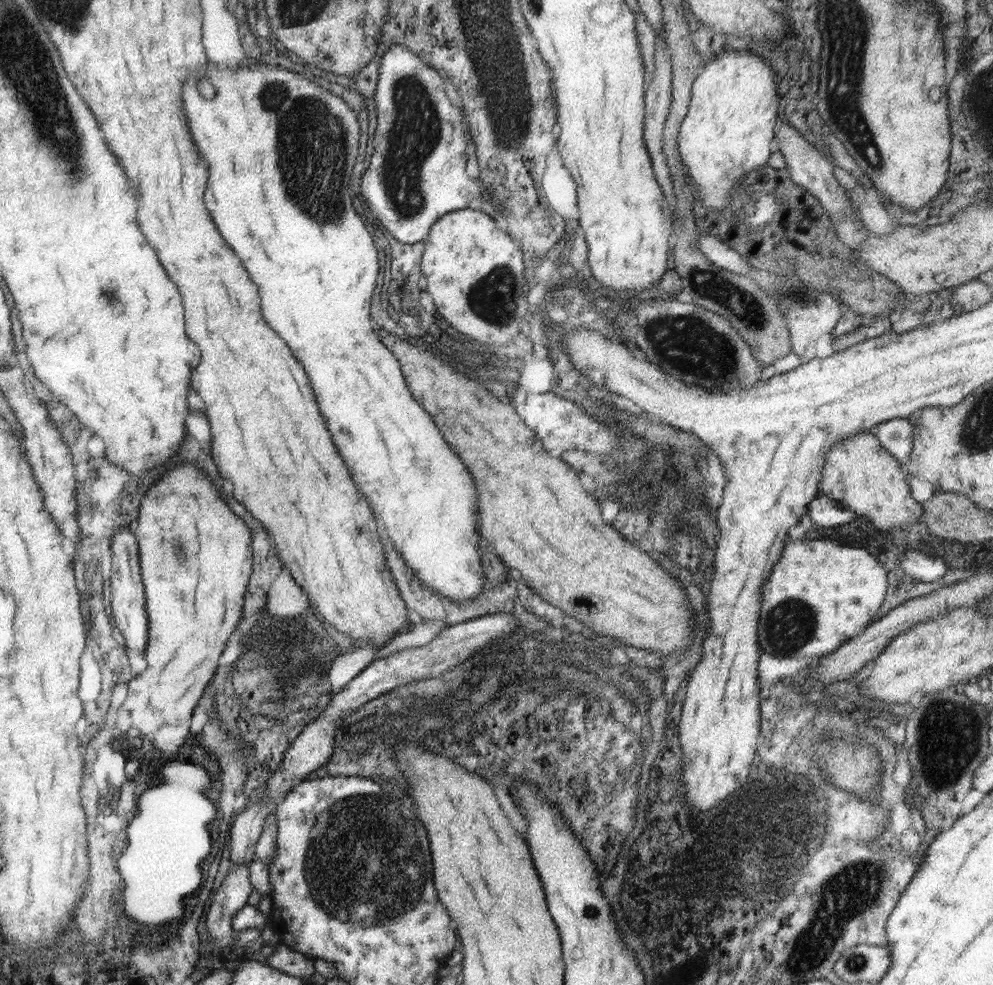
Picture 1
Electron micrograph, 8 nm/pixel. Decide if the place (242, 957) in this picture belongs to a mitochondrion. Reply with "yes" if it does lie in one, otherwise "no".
no

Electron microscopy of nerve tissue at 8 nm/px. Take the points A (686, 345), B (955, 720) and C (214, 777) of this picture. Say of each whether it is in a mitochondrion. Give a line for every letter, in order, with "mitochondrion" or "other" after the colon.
A: mitochondrion
B: mitochondrion
C: other

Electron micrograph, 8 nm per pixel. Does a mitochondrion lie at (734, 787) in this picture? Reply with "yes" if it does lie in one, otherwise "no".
no

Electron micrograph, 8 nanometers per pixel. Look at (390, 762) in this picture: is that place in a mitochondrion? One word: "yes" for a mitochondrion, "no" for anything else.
no

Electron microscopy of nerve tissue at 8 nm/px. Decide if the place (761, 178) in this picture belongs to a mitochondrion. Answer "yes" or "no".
no

